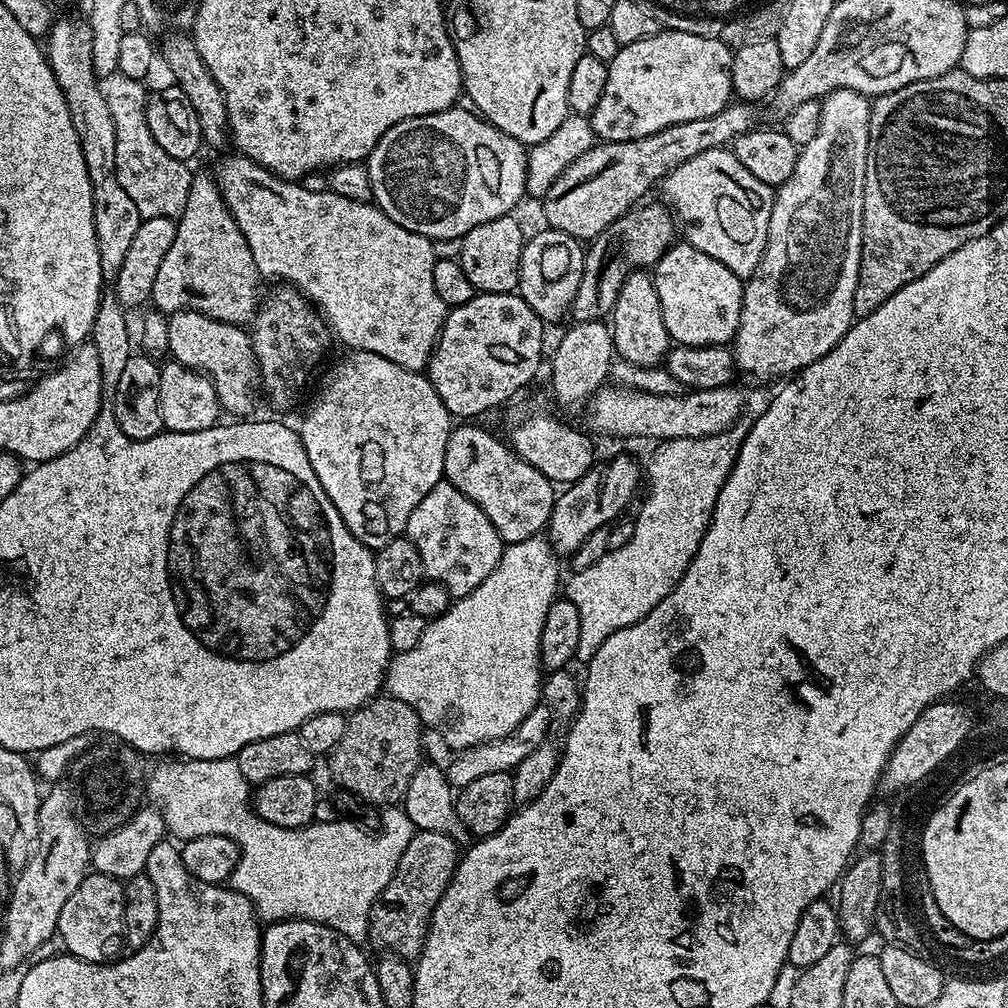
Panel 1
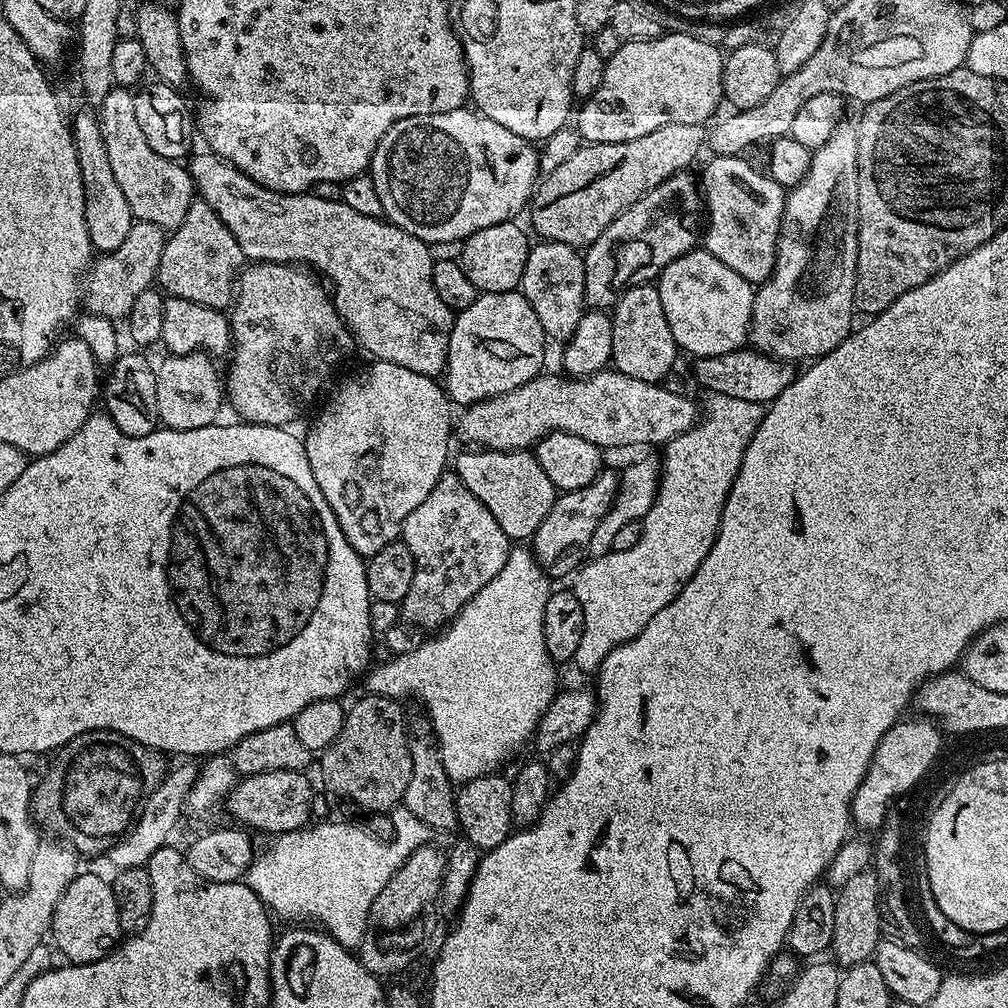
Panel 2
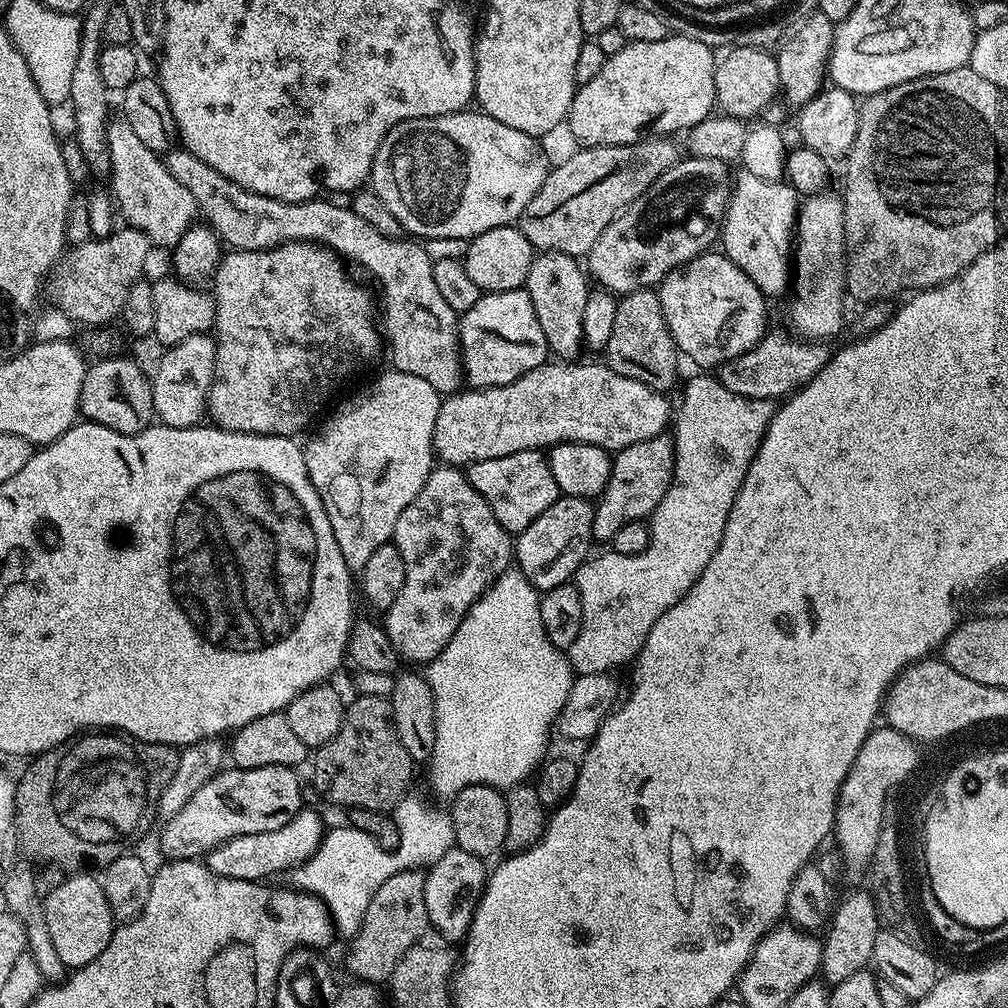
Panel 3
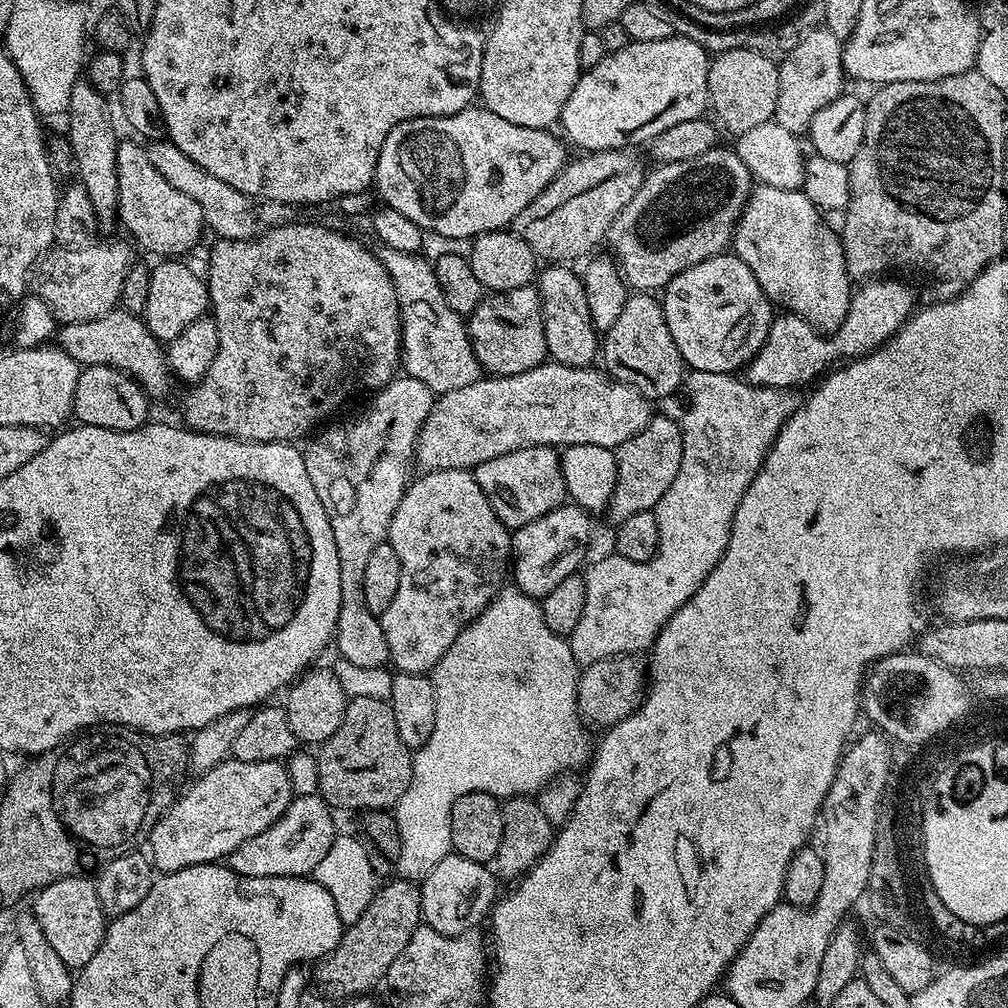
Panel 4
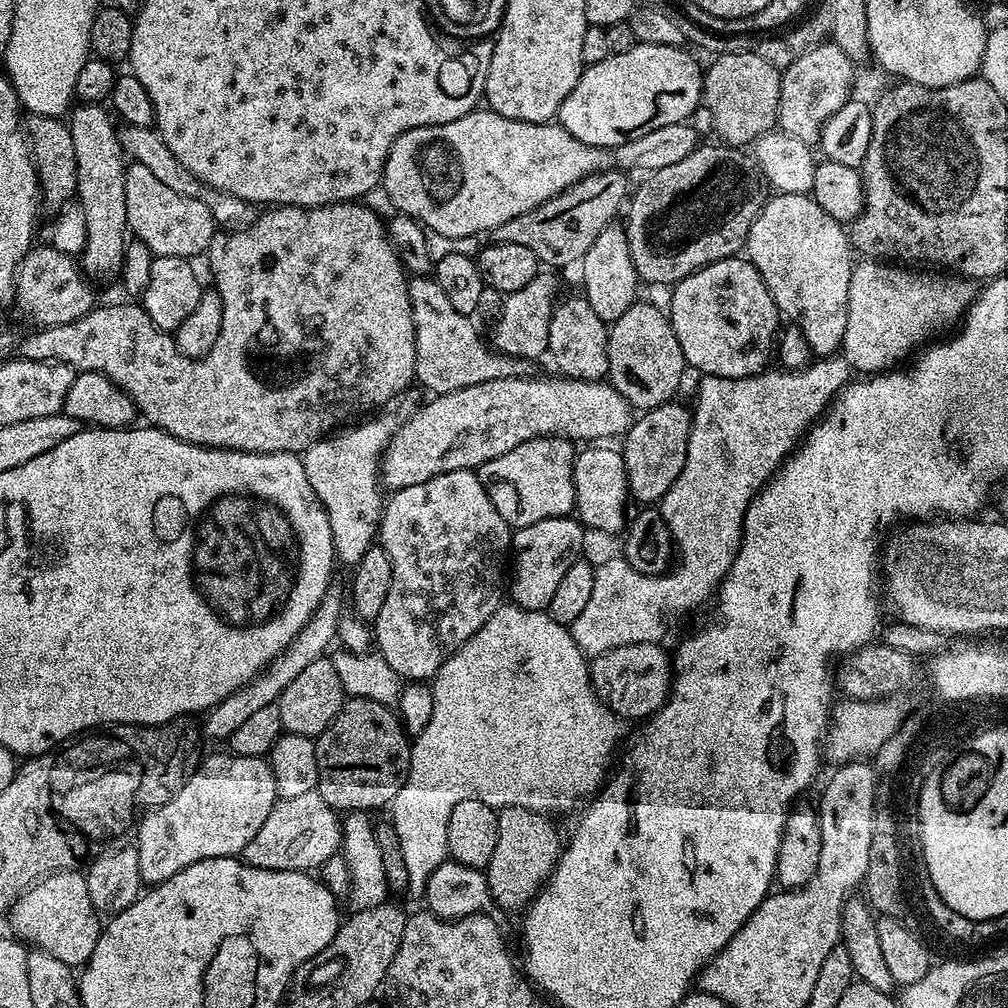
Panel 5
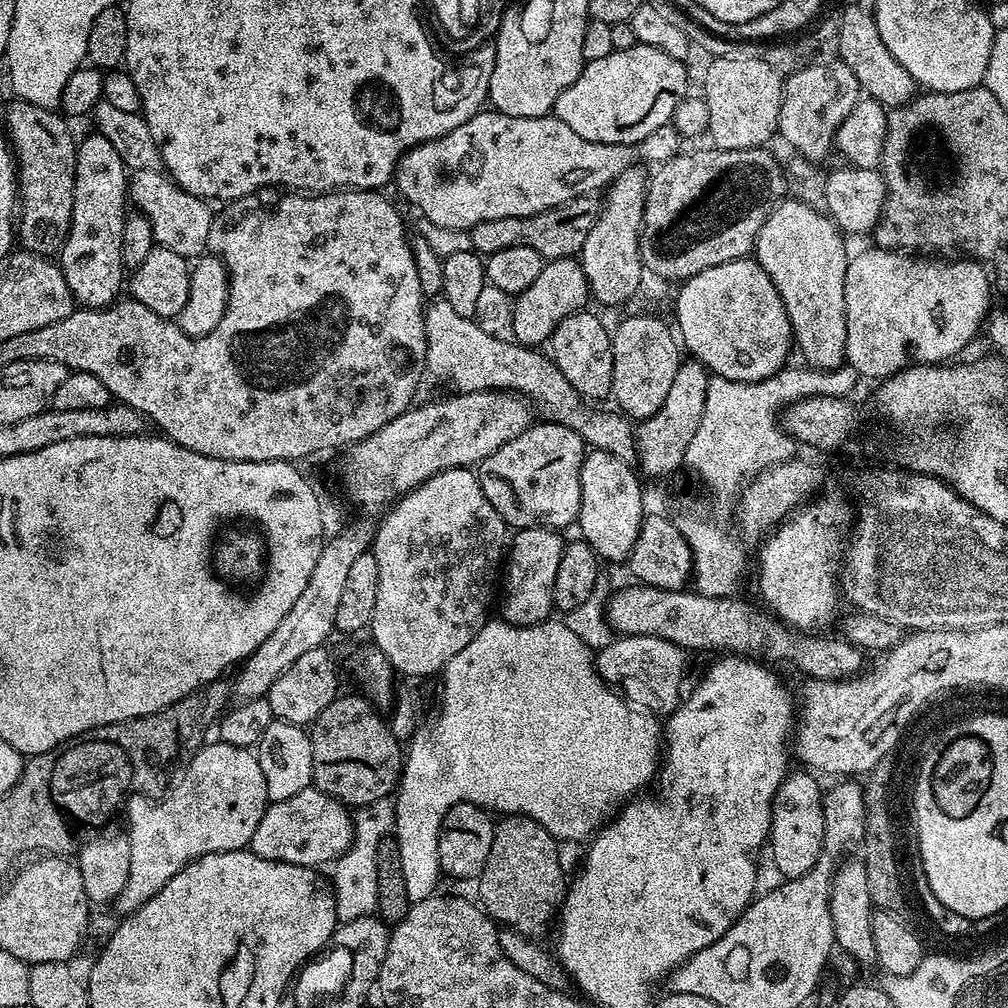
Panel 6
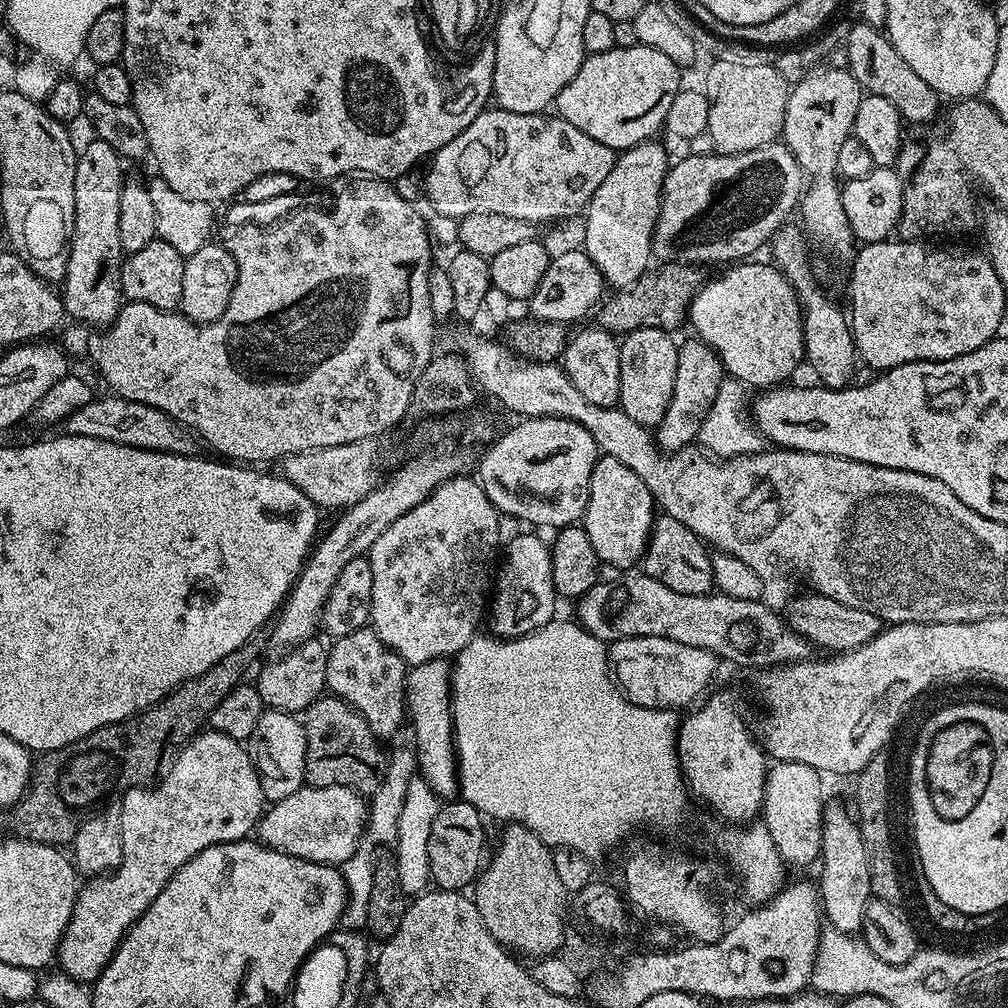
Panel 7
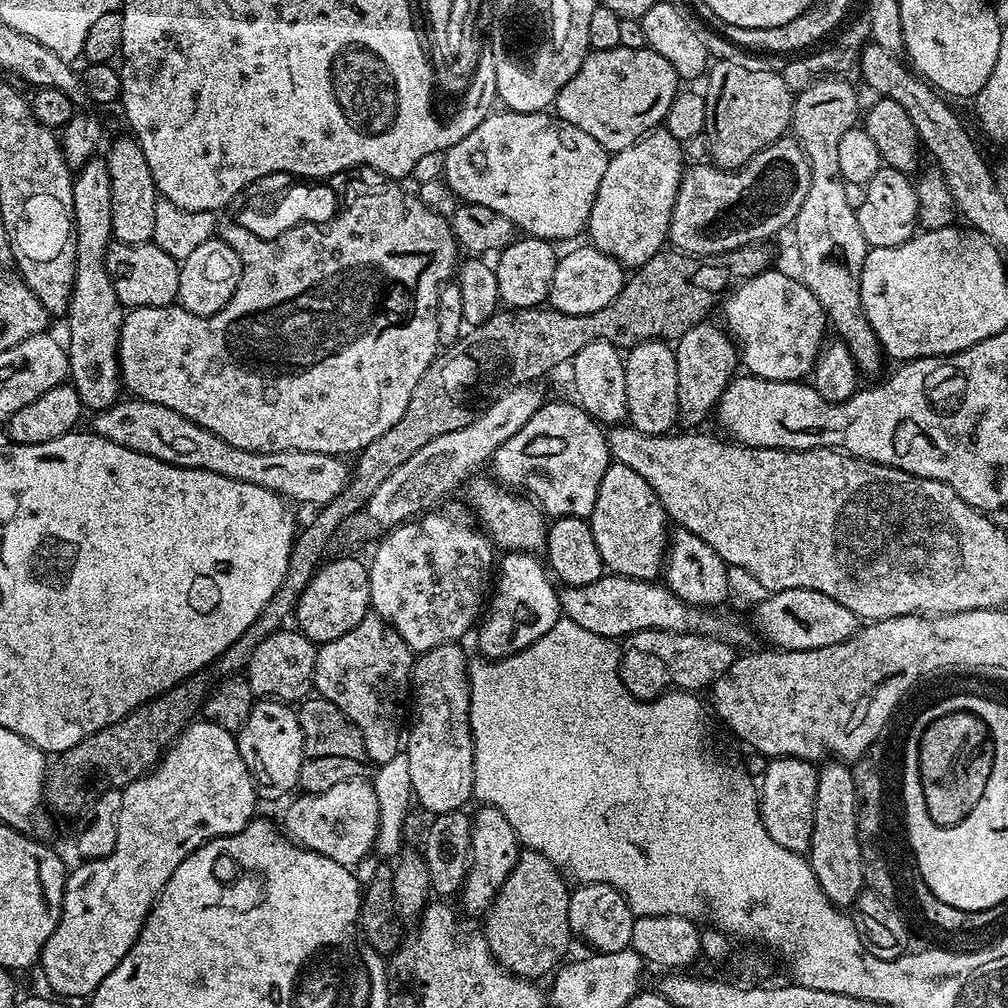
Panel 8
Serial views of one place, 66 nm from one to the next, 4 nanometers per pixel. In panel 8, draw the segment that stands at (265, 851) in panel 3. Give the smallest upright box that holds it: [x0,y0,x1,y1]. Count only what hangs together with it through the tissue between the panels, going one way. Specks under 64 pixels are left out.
[283,779,379,866]

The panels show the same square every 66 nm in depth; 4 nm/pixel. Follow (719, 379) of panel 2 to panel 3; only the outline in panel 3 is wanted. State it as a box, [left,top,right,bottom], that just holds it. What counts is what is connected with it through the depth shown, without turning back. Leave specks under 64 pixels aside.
[718,331,830,402]

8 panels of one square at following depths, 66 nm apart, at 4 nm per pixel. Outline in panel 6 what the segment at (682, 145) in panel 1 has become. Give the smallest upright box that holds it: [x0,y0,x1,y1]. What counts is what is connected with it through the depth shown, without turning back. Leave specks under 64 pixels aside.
[470,196,598,261]

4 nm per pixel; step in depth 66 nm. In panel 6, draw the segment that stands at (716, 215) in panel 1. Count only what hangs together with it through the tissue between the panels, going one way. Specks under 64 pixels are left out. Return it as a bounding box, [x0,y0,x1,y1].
[754,198,850,368]

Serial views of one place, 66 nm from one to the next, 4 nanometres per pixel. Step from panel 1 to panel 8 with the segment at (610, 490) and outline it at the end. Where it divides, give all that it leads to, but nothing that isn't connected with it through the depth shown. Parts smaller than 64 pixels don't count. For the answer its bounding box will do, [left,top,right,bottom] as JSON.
[475,551,562,660]

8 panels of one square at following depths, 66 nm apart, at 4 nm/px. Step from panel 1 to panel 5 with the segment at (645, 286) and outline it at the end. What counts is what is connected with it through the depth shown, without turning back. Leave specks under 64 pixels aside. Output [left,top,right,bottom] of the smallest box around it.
[607,302,686,410]

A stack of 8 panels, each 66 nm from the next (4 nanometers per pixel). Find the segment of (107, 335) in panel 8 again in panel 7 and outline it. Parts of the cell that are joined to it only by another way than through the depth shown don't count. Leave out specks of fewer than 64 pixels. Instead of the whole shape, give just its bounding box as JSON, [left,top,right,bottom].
[62,138,125,326]

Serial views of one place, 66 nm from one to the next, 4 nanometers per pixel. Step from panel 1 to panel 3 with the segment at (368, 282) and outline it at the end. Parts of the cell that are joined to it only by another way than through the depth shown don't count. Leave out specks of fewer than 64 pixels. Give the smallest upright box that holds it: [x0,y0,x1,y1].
[163,146,461,394]

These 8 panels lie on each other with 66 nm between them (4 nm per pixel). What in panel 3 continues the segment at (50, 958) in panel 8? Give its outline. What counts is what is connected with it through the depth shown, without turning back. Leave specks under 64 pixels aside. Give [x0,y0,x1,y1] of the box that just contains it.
[160,766,300,860]

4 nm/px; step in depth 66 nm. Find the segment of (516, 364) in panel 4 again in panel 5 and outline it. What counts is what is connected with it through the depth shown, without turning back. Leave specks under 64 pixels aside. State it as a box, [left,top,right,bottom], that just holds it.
[490,270,560,362]

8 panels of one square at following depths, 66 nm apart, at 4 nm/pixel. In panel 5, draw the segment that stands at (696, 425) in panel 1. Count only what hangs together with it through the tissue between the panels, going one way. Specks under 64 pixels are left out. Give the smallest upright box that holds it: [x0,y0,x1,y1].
[380,375,634,490]

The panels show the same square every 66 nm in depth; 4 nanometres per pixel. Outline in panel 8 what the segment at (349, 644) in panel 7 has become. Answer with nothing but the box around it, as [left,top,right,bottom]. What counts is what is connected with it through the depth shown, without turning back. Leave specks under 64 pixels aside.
[312,614,414,765]

